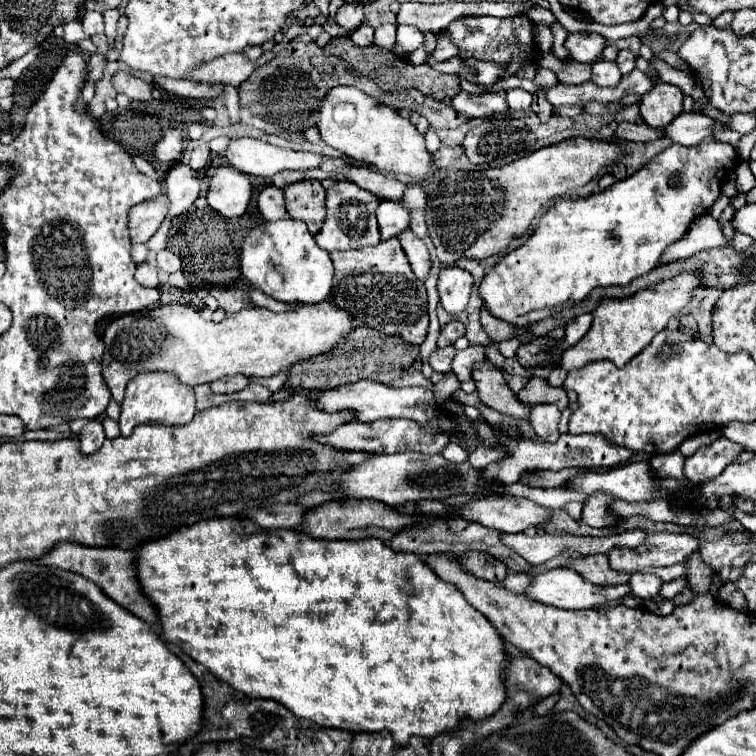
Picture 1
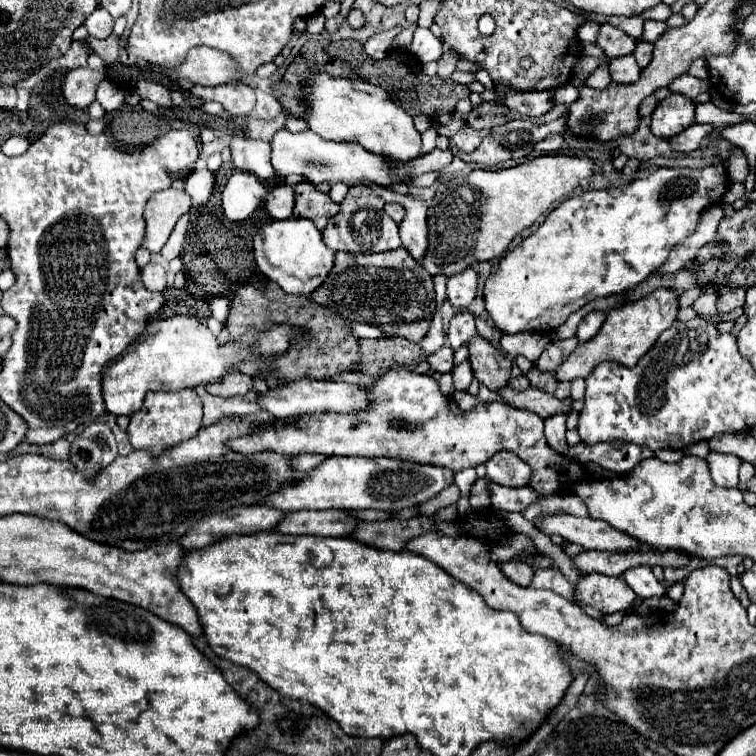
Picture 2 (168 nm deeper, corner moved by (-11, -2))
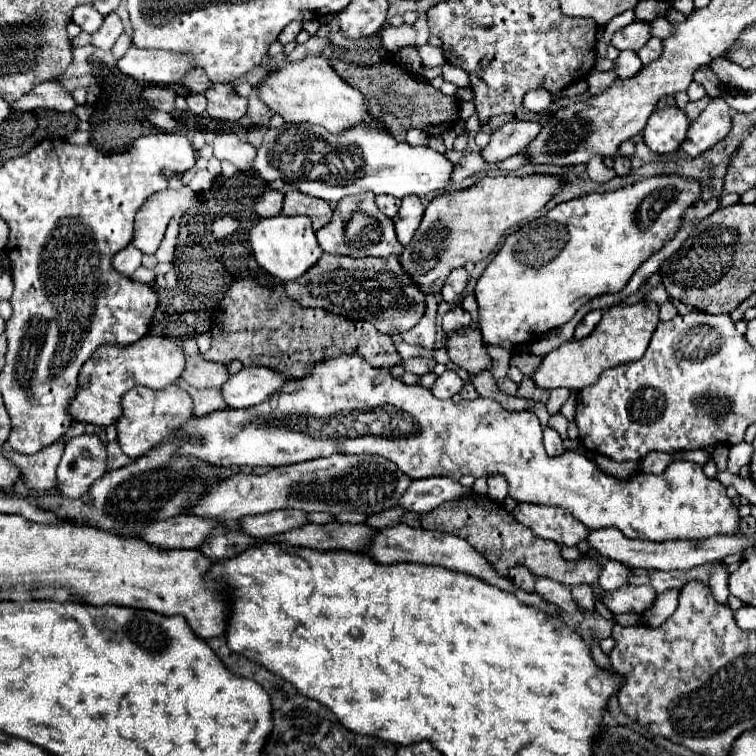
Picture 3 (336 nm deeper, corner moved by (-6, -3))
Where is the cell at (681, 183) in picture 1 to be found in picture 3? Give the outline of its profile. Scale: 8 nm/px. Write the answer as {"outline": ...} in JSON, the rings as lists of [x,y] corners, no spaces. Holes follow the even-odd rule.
{"outline":[[[652,176],[614,192],[586,194],[582,198],[562,202],[546,216],[510,234],[478,278],[474,290],[478,302],[478,326],[484,344],[506,350],[514,350],[514,346],[522,344],[530,346],[538,340],[538,336],[566,324],[578,308],[586,304],[586,300],[602,294],[614,294],[624,288],[636,268],[642,266],[654,250],[674,238],[684,210],[694,204],[700,194],[702,190],[696,180],[682,176]]]}

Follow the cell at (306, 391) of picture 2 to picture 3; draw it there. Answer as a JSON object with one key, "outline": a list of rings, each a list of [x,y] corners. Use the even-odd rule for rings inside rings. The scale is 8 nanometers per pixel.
{"outline":[[[252,364],[244,366],[238,374],[232,374],[230,380],[222,384],[220,392],[230,408],[250,408],[272,396],[286,382],[288,380],[282,374]]]}

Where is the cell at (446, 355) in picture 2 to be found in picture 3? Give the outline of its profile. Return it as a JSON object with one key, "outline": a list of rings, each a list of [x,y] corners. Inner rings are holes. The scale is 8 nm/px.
{"outline":[[[410,358],[410,360],[402,360],[402,368],[406,372],[412,372],[416,376],[422,376],[426,372],[432,372],[436,366],[434,360],[426,360],[426,358]]]}

